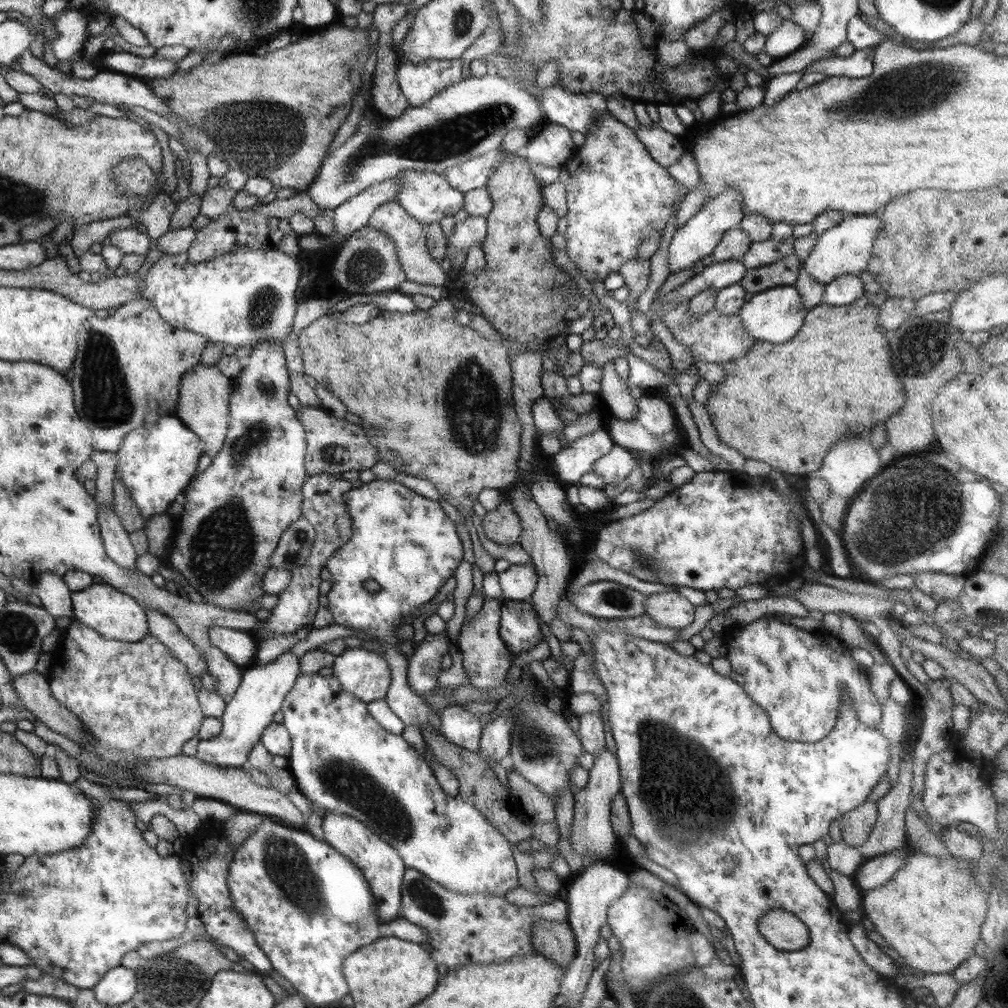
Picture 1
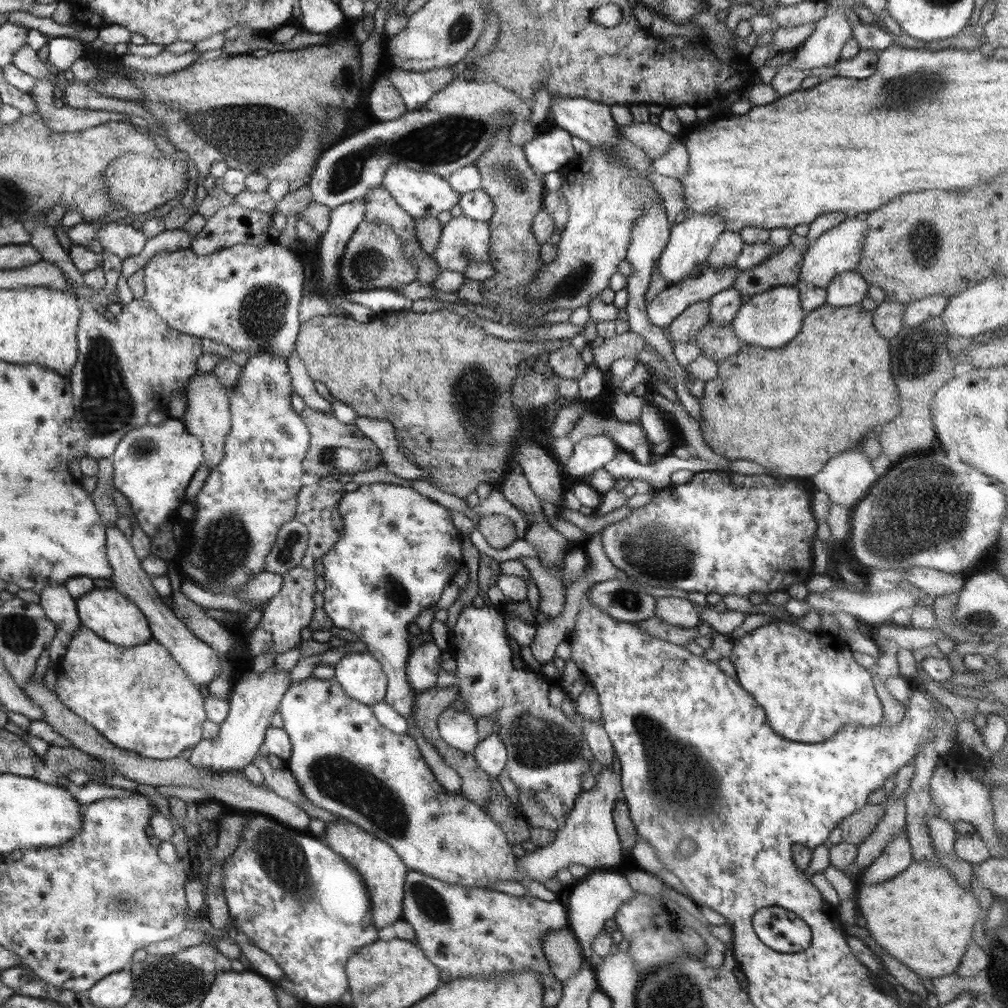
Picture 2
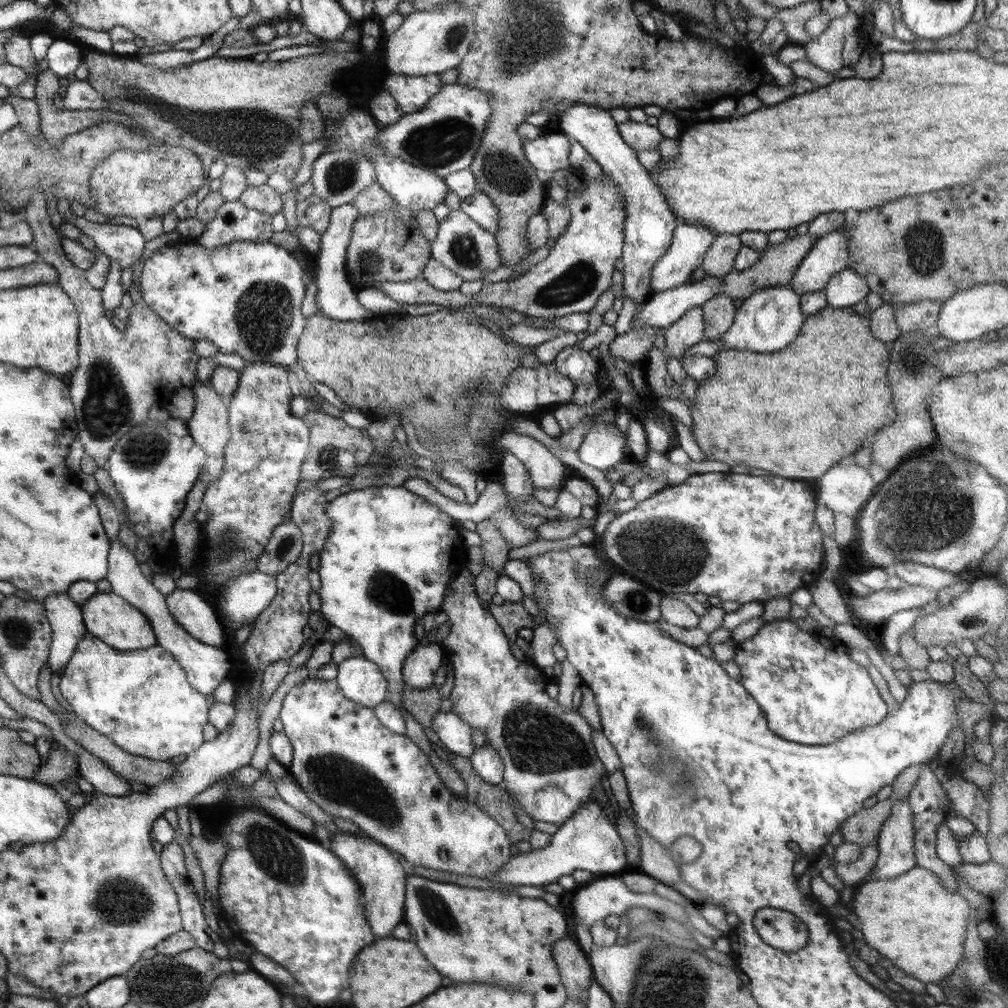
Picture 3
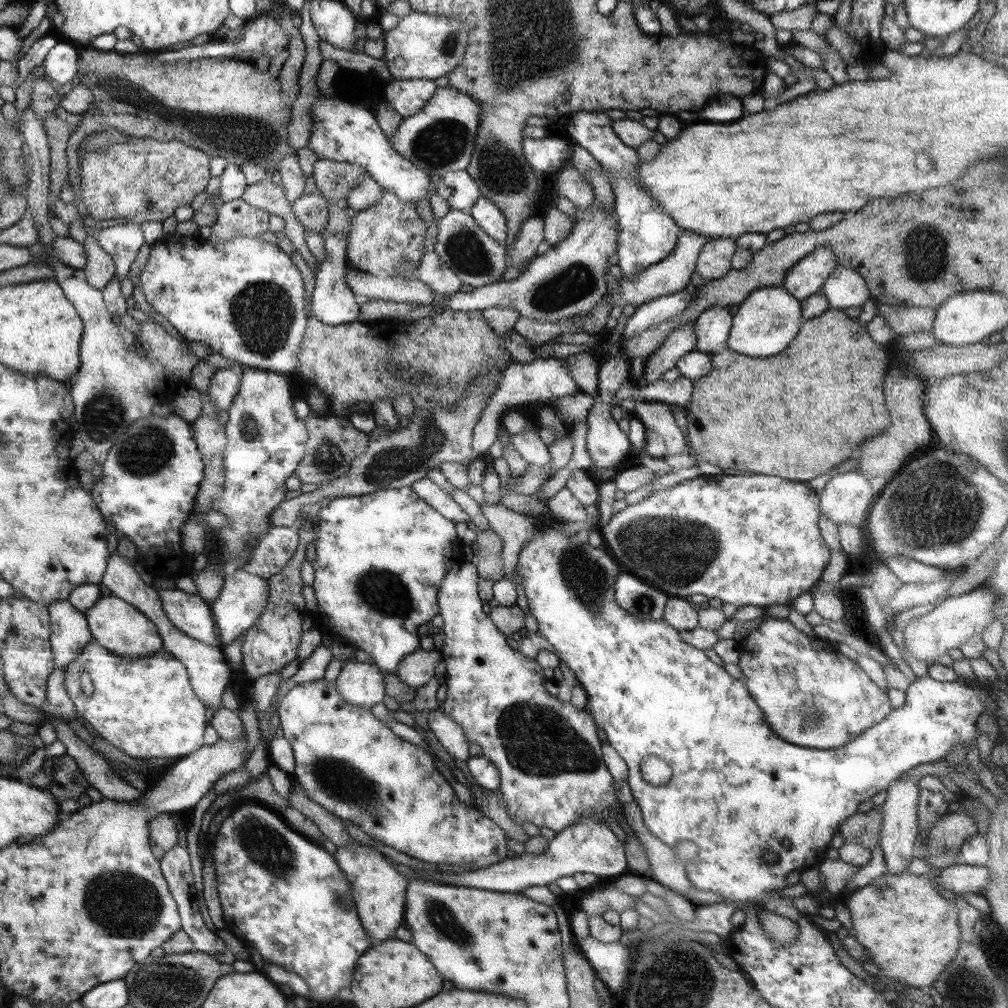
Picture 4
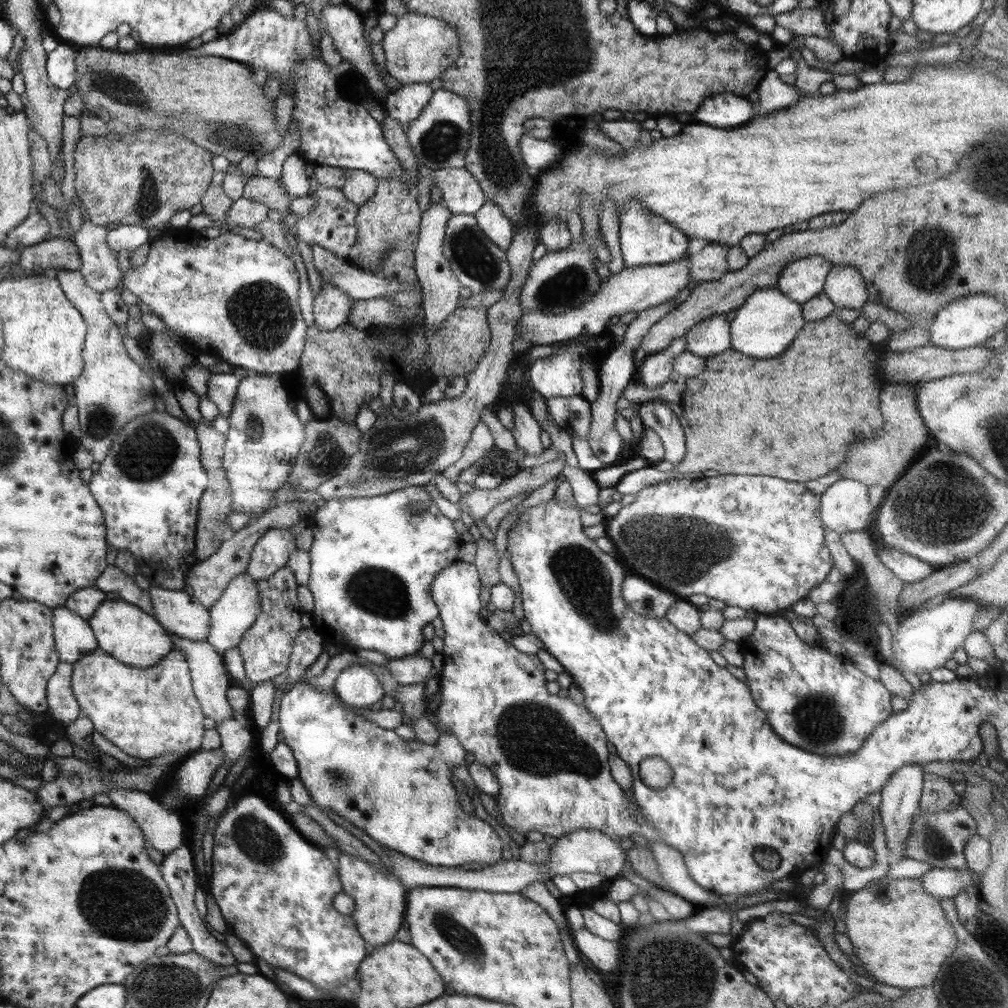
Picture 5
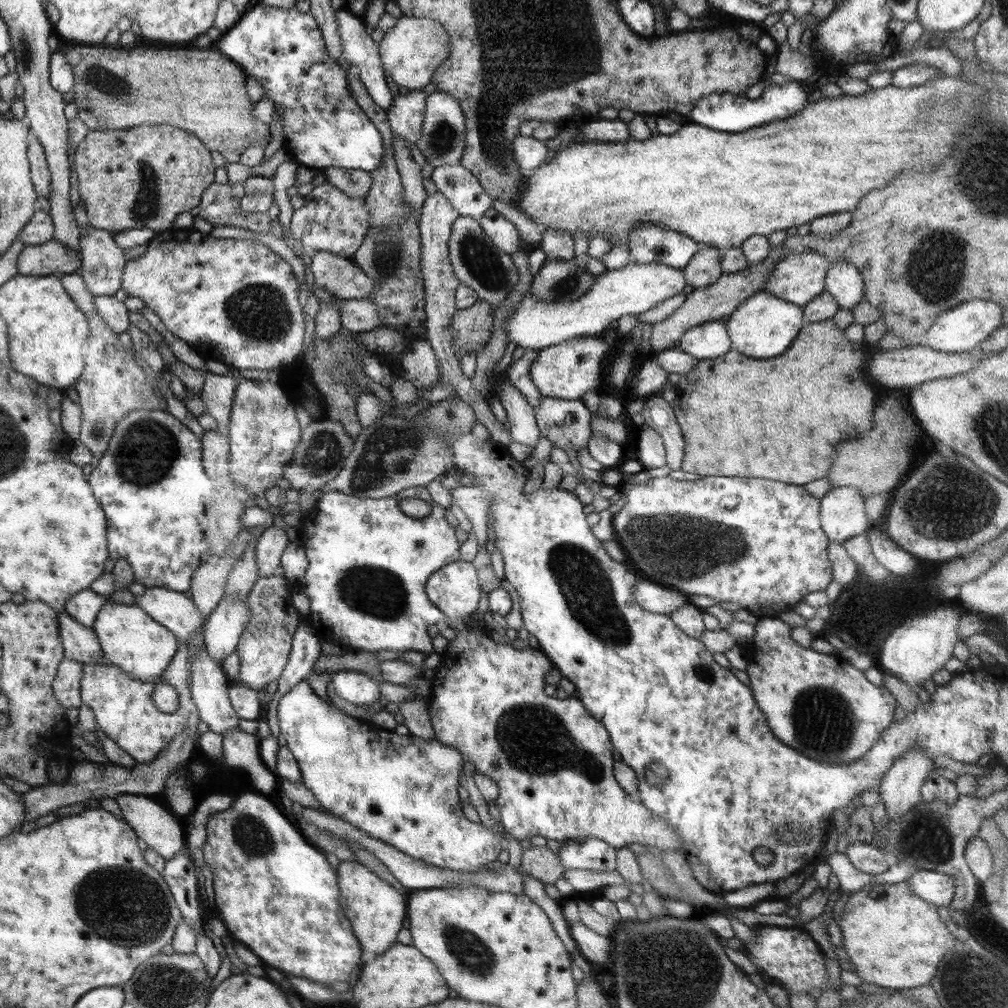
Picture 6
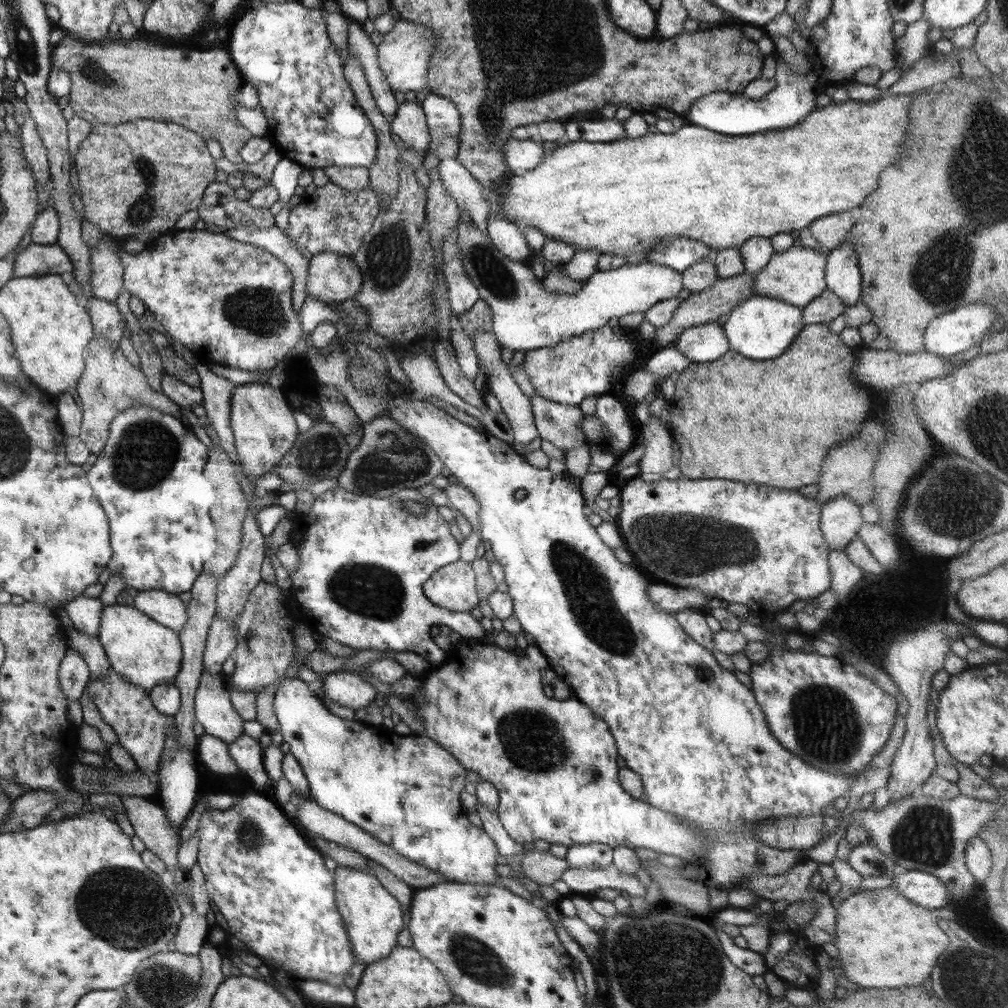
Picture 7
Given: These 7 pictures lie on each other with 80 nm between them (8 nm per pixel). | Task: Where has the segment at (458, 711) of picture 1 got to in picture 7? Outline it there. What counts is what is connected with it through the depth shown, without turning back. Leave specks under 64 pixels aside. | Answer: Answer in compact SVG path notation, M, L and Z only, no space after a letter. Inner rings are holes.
M298 678L282 679L275 692L273 707L279 722L283 742L286 742L290 746L290 754L293 754L294 758L300 763L308 781L311 799L318 805L329 812L338 814L338 816L355 824L358 828L362 828L362 830L368 832L374 839L380 840L382 844L386 844L390 848L394 848L394 851L398 852L399 855L413 860L414 863L420 864L422 867L429 867L430 872L438 872L442 876L443 881L462 884L494 885L494 880L500 878L495 870L499 851L496 848L496 844L494 844L494 840L491 840L490 836L482 828L472 826L468 818L466 818L467 811L463 808L460 801L460 792L462 792L462 788L465 788L467 769L451 752L442 748L441 744L420 734L414 733L410 736L396 734L395 729L388 729L382 724L372 726L363 722L360 717L358 719L345 720L340 716L334 715L328 711L328 707L324 705L324 701L316 694L315 685Z

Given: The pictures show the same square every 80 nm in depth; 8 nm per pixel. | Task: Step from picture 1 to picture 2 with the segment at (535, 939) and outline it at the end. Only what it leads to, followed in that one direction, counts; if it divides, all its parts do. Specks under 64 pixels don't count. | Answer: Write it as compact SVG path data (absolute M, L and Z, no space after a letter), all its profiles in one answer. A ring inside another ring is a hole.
M568 926L548 932L542 938L542 951L551 972L560 982L574 976L583 963L580 944Z

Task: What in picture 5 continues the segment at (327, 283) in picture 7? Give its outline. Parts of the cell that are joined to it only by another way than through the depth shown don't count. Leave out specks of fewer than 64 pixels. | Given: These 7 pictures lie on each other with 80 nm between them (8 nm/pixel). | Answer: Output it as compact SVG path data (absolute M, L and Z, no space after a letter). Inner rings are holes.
M311 244L313 261L324 281L332 283L354 300L389 298L403 290L403 286L352 264L349 259L336 256L319 244Z

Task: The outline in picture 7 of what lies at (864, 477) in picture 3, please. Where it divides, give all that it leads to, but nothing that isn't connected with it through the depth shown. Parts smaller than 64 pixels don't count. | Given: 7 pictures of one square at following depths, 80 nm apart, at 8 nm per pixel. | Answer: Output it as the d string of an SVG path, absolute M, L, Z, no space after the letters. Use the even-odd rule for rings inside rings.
M844 495L835 496L821 505L820 530L823 532L823 537L831 550L845 549L849 542L858 537L859 530L865 523L860 508L859 504Z

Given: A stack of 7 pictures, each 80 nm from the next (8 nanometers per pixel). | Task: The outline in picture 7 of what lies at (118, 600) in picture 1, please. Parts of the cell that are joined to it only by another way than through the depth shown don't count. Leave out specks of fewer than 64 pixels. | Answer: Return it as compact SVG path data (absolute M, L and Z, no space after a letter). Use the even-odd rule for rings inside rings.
M114 604L102 609L97 639L104 647L111 668L127 681L149 693L159 684L174 683L183 650L177 632L162 626L138 608Z

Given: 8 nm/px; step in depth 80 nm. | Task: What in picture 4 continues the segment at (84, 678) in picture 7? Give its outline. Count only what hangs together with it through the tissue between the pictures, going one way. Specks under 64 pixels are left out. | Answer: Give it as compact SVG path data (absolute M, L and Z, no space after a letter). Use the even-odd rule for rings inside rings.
M55 668L49 674L49 702L45 709L64 720L76 719L78 715L73 700L65 689L64 668Z

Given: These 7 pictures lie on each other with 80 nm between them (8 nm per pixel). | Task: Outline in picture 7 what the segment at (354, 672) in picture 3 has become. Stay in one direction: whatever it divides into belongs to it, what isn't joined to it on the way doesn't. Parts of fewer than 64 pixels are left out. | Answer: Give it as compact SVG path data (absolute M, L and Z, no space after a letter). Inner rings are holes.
M350 671L331 672L322 676L317 684L324 688L324 692L334 702L359 714L374 703L377 694L377 689L372 684Z

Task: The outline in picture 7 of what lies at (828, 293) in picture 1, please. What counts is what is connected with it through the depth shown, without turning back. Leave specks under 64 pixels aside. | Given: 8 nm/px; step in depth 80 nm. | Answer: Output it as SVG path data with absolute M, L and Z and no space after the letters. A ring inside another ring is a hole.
M846 241L830 250L825 266L826 288L831 290L847 306L855 305L861 300L862 273L860 272L857 254Z

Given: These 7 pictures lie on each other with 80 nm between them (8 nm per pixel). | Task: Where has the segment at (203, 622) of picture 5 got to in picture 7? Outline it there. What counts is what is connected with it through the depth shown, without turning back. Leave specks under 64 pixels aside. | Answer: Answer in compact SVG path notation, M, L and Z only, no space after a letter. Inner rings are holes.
M160 589L139 591L134 597L134 608L146 613L146 616L179 633L188 622L188 606L178 595Z

